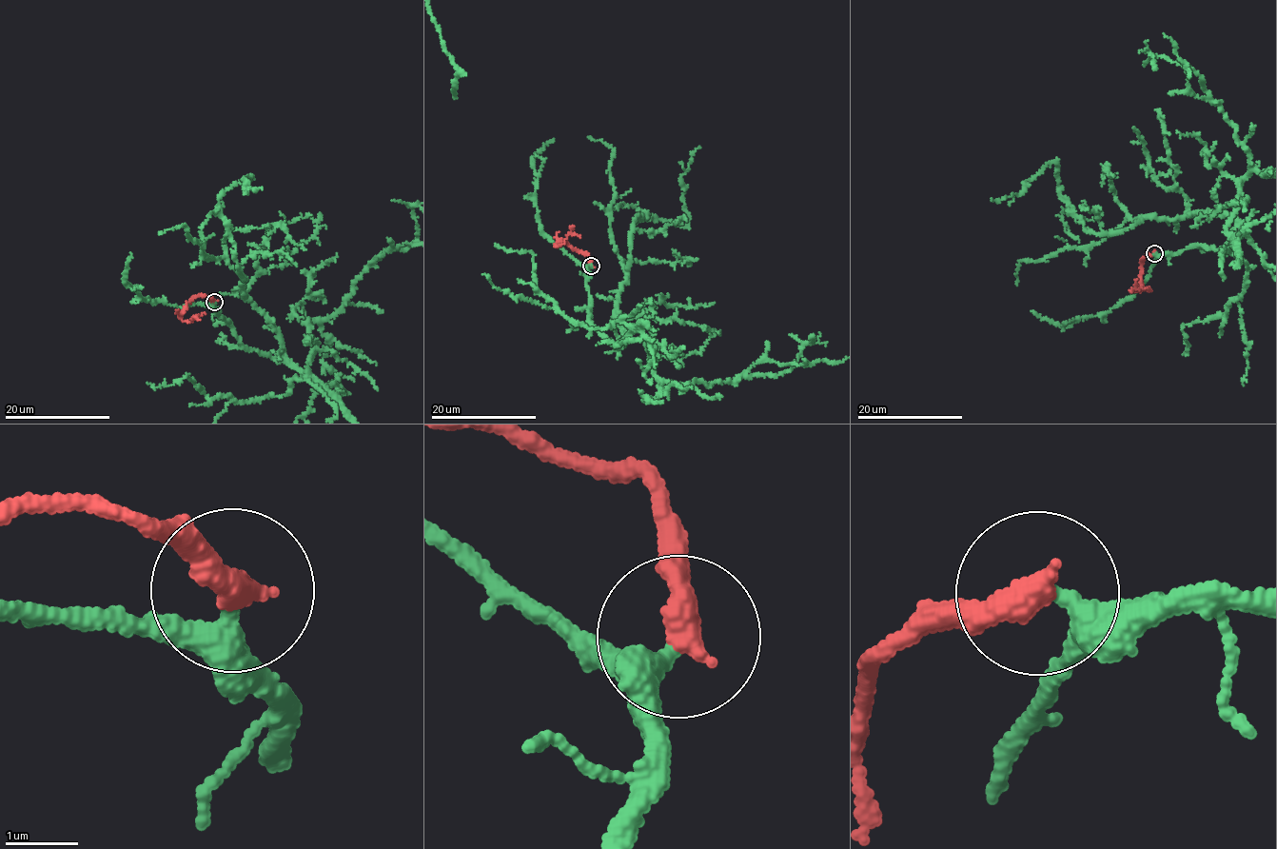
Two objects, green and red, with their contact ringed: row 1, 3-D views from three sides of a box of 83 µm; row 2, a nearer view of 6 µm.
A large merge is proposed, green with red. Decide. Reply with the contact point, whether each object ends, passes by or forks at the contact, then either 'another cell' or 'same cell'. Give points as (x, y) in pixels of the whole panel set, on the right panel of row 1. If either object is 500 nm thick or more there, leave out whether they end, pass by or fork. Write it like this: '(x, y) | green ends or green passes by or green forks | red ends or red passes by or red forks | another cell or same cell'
(1154, 253) | green passes by | red ends | same cell

